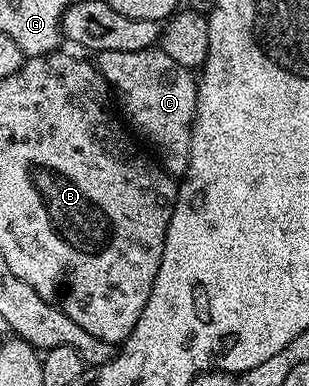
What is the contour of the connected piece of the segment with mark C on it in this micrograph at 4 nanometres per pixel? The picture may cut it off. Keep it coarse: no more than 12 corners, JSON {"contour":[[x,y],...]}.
{"contour":[[160,46],[107,50],[120,115],[184,177],[197,80]]}

